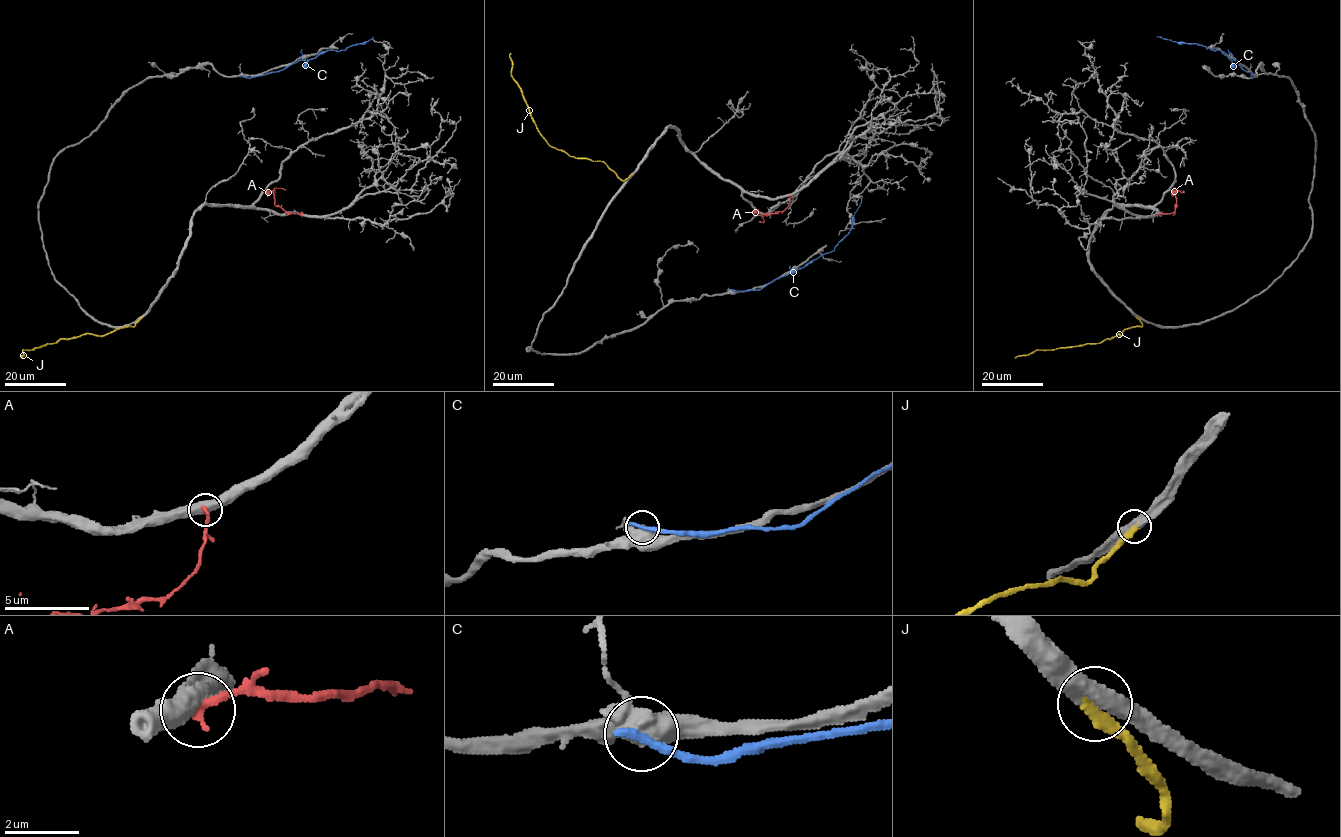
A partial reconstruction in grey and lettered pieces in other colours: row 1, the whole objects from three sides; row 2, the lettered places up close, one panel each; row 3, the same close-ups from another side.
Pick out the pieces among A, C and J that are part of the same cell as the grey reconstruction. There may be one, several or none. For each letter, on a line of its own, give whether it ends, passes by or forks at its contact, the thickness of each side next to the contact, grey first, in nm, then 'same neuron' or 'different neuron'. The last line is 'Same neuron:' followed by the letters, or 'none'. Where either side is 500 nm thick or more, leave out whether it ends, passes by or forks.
A: 550/280 nm | different neuron
C: 550/280 nm | different neuron
J: it ends | 480/300 nm | same neuron
Same neuron: J

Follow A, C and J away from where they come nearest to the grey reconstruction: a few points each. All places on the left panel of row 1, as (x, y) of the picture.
A: (301, 215), (286, 212), (274, 204), (273, 190), (286, 189)
C: (243, 76), (253, 77), (280, 71), (299, 60), (314, 58), (326, 50), (342, 50), (372, 36)
J: (142, 316), (134, 326), (119, 327), (102, 336), (85, 333), (34, 350), (24, 350), (22, 357)

